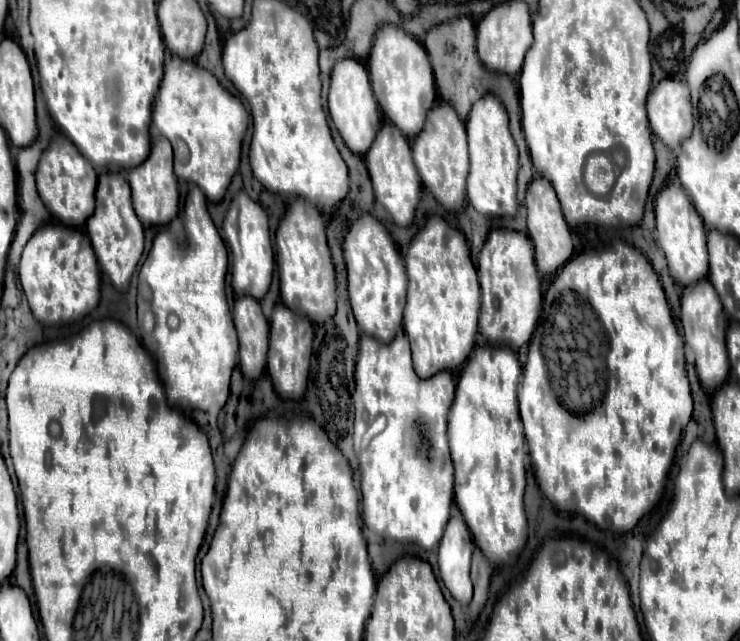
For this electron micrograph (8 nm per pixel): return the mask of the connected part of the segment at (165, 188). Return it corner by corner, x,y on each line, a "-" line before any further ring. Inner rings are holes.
152,134
150,154
128,174
132,186
132,204
136,216
148,226
166,226
178,214
178,182
172,172
172,148
166,138

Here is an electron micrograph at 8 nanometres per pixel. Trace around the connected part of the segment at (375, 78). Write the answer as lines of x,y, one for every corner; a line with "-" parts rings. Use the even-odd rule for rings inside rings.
382,24
374,36
374,46
368,56
368,72
374,96
384,116
396,124
404,136
416,136
424,126
424,114
436,100
434,74
422,42
396,24

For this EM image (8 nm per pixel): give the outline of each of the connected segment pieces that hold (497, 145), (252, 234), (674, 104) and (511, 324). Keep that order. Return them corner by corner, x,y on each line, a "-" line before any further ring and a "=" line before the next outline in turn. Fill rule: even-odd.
482,96
466,120
470,172
468,172
468,202
484,216
514,216
516,200
516,172
518,148
508,128
508,114
496,96
=
240,190
230,202
230,208
224,216
222,230
224,230
224,236
232,250
232,288
234,288
234,292
248,294
248,296
254,296
256,300
262,300
262,296
266,294
266,290
272,282
272,272
274,272
274,252
272,252
266,212
244,190
=
660,80
648,94
648,120
652,132
668,146
676,148
692,132
690,90
680,80
=
496,228
490,230
488,240
478,256
478,278
480,278
481,288
481,310
480,310
480,334
496,346
512,346
512,348
520,348
522,344
526,344
536,328
538,316
540,316
540,308
542,308
542,284
540,284
540,276
534,264
534,248
532,242
526,234
520,234
516,230
506,230
506,228

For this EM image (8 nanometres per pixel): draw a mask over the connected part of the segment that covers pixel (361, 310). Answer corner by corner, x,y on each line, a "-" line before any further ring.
364,212
348,230
344,238
344,260
348,270
348,298
360,330
380,342
390,342
402,324
402,310
406,300
406,272
404,260
386,230
370,212

